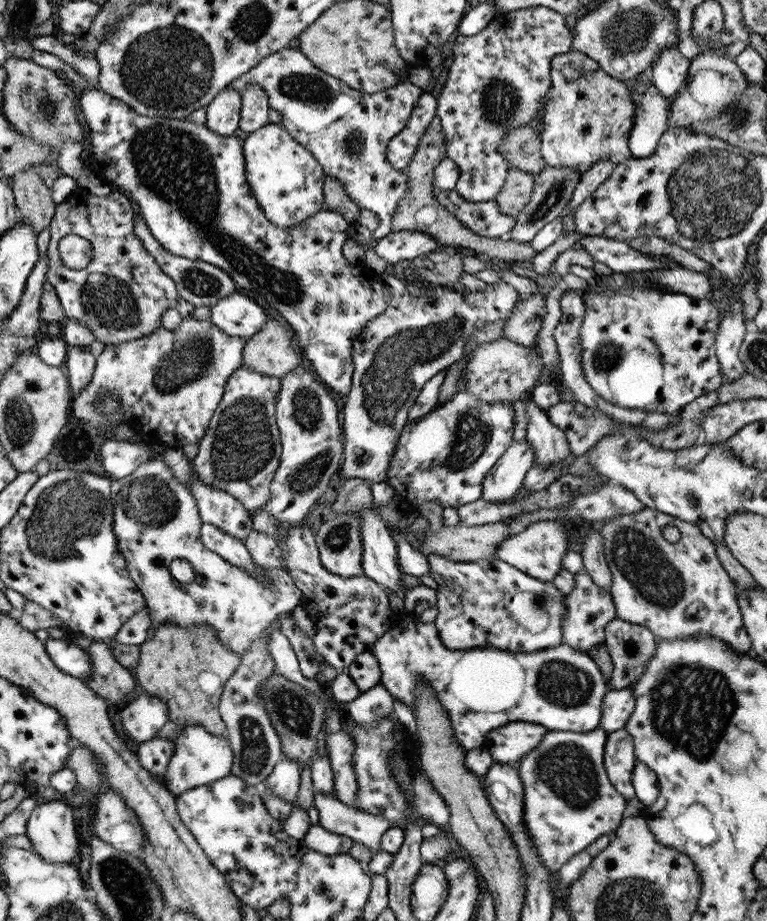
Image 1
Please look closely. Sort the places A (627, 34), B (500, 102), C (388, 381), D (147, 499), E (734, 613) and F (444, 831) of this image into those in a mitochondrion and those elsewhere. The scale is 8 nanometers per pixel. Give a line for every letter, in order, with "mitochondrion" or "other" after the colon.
A: mitochondrion
B: mitochondrion
C: mitochondrion
D: mitochondrion
E: other
F: other

